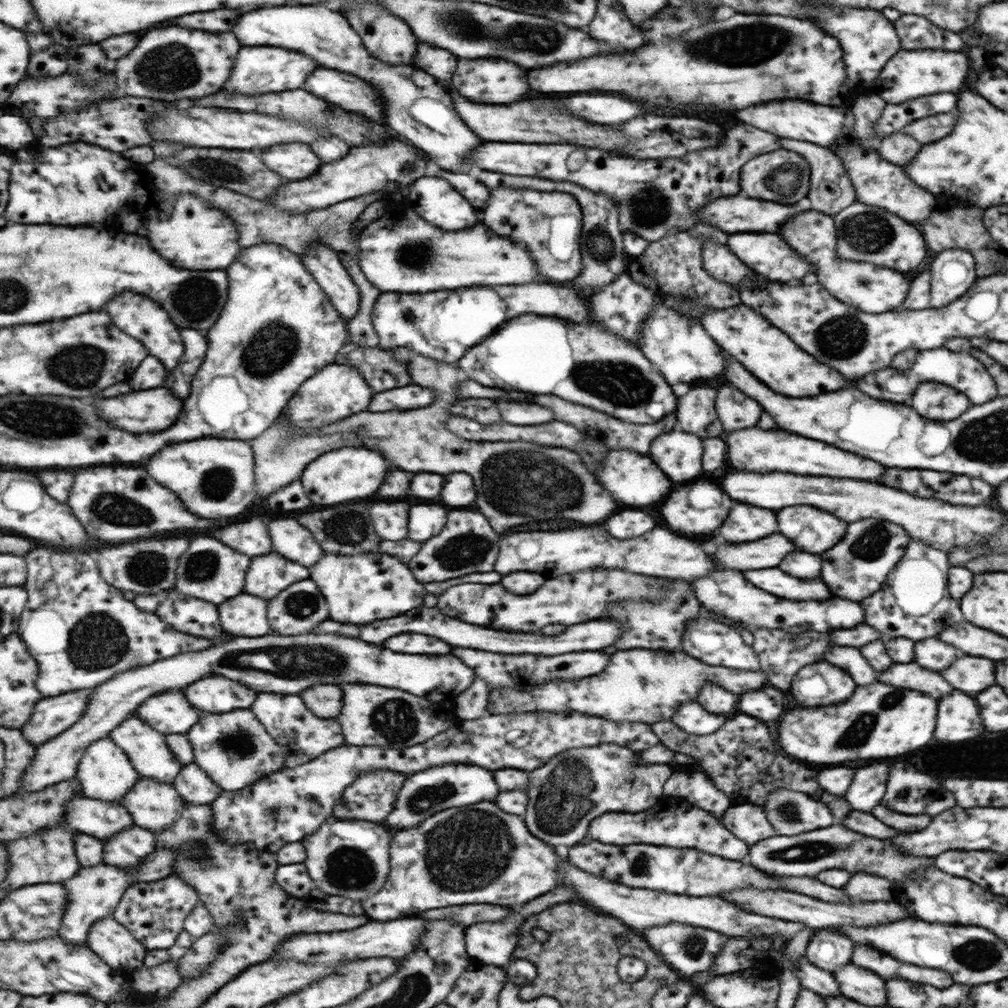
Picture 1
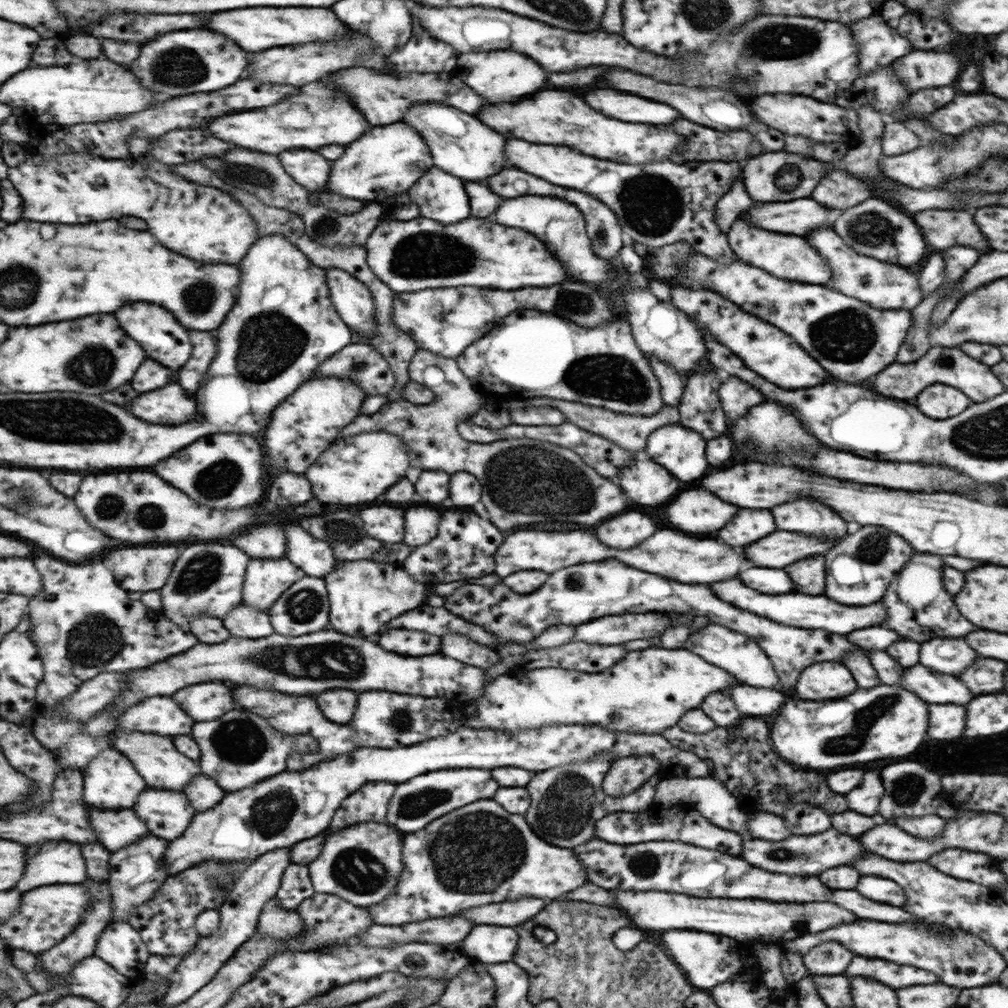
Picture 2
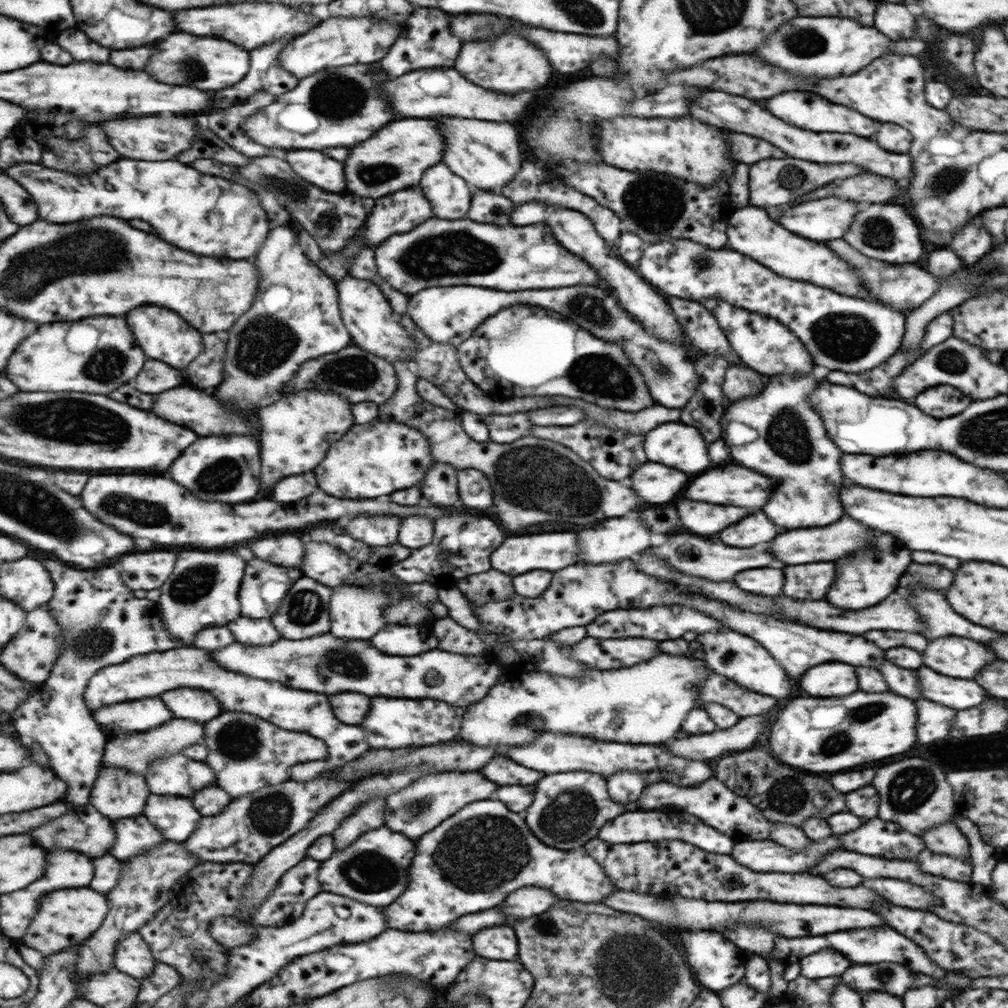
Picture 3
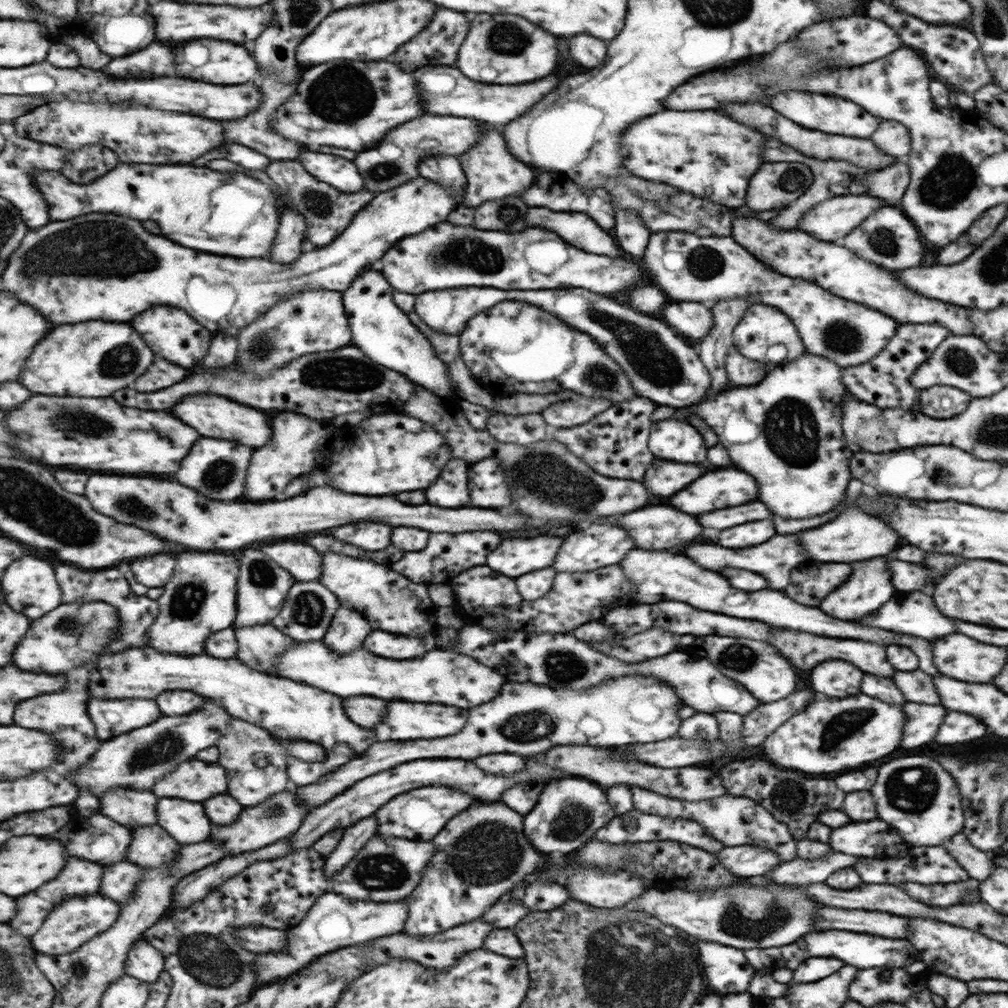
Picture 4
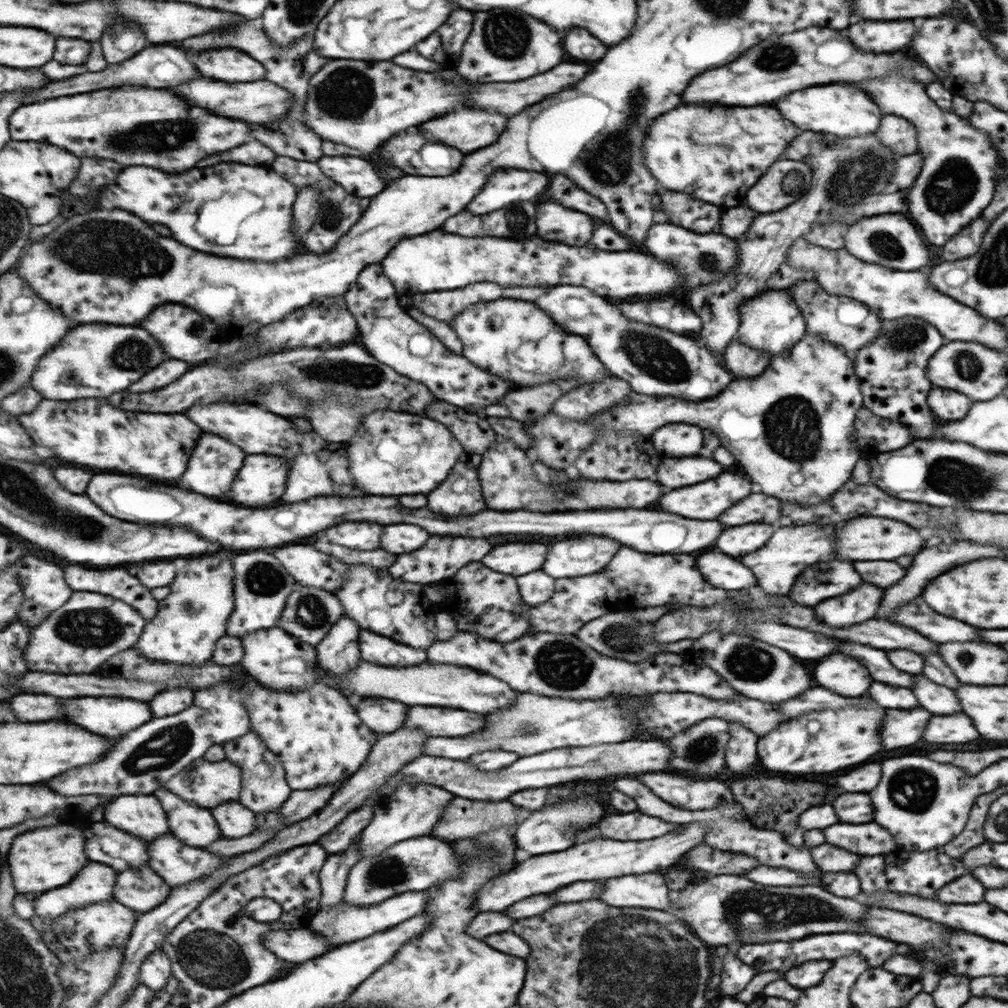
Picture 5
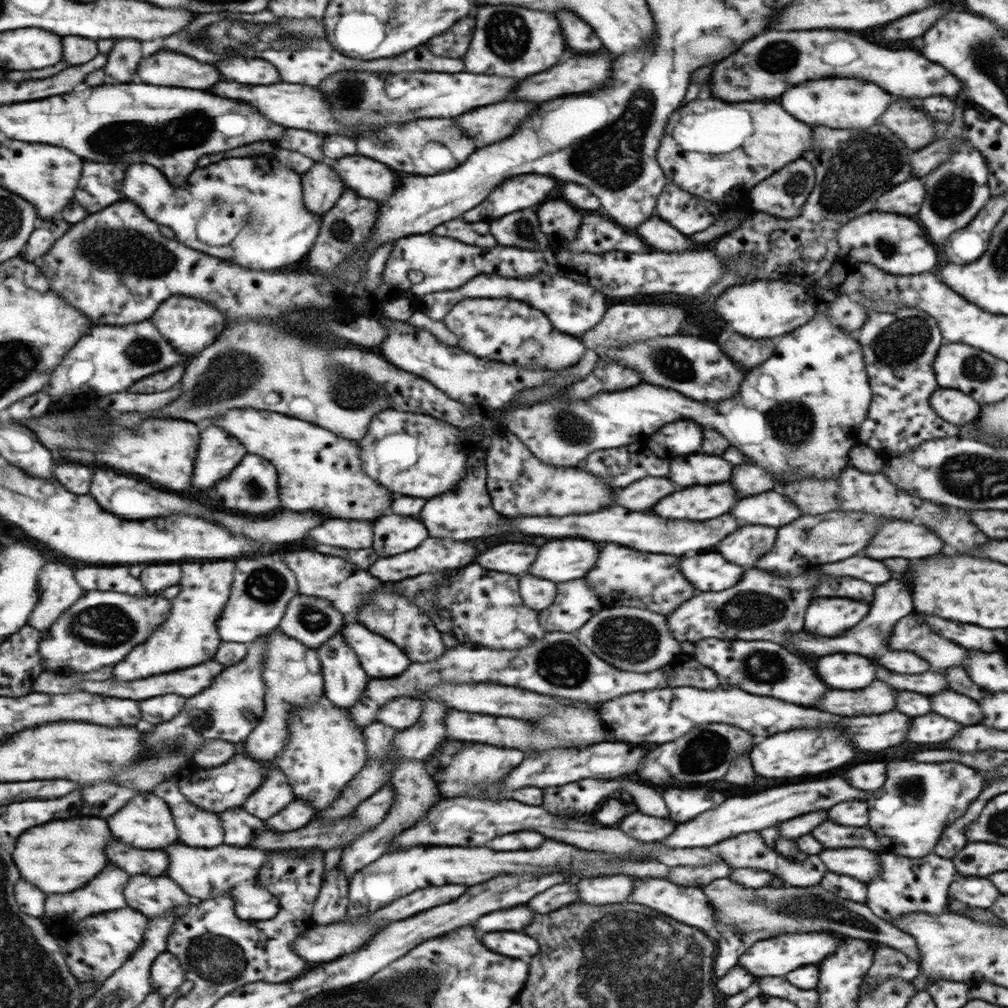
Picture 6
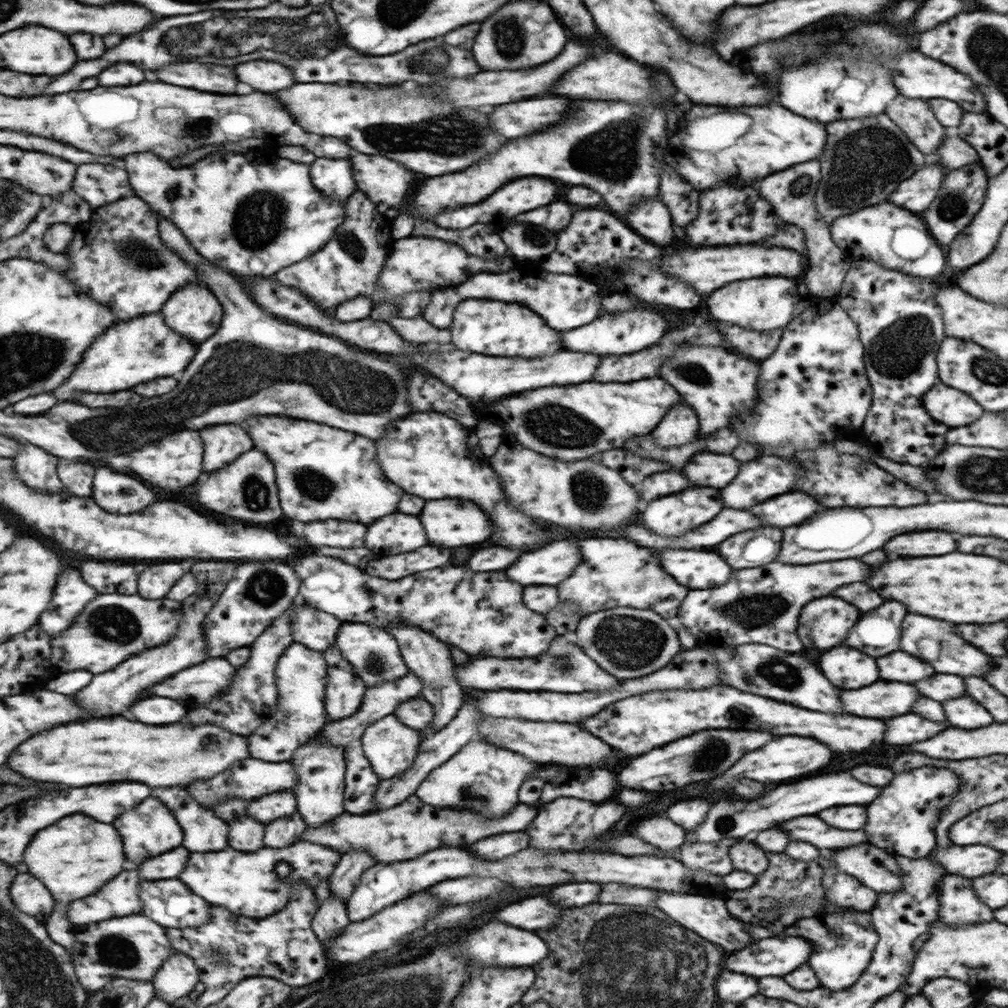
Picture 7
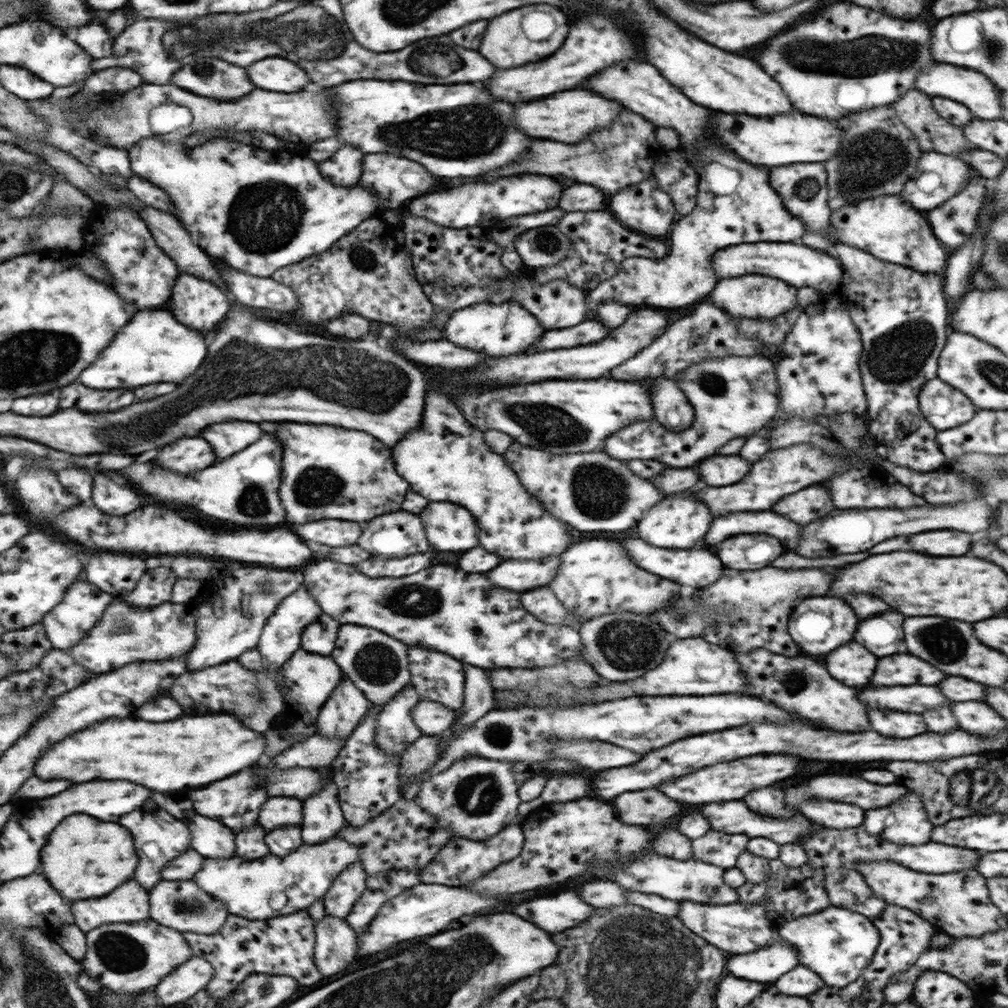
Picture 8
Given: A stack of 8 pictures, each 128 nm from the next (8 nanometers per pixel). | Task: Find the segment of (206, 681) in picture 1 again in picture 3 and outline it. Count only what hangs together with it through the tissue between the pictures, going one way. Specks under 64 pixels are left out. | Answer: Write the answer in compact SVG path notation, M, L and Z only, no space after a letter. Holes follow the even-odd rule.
M183 688L183 690L173 690L161 696L163 702L169 704L173 714L177 718L191 718L199 722L207 723L223 714L221 704L217 696L209 690L193 690L193 688Z

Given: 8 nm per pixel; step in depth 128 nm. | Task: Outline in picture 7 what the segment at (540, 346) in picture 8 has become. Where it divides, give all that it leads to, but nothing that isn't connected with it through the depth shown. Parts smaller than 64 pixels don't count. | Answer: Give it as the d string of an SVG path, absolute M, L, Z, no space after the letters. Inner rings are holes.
M631 310L623 314L603 314L601 318L594 318L589 324L581 325L569 332L559 332L559 340L563 342L563 348L567 350L587 350L595 354L624 355L639 351L651 346L663 336L669 326L665 326L661 316L645 310Z

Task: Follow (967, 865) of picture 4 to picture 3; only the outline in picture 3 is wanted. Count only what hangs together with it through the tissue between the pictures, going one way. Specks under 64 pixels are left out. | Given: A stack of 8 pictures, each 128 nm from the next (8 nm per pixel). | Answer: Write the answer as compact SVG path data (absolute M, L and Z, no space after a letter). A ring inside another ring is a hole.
M945 822L941 826L931 828L929 832L931 834L927 834L923 842L925 848L929 848L930 852L970 860L967 837L953 823Z

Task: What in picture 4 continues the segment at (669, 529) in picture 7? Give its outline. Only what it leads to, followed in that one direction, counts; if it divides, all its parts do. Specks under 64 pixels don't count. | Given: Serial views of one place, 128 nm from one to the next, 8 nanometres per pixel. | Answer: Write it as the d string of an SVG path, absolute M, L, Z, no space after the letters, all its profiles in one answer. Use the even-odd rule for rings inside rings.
M715 470L703 474L699 482L691 482L691 486L675 494L675 498L669 498L669 506L697 516L727 506L739 506L753 498L757 498L757 486L749 474L741 470Z

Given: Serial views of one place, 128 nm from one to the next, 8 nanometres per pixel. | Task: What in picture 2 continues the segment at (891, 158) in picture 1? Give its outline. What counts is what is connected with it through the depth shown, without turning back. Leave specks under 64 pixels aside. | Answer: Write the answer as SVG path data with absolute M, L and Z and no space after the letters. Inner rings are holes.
M884 122L883 134L881 137L881 154L895 156L903 154L917 148L919 138L909 131L901 122Z

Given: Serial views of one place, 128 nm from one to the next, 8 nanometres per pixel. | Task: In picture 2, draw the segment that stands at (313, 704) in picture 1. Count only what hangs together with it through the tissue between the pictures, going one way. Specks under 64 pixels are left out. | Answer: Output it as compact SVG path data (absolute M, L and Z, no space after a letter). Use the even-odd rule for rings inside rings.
M325 690L315 695L319 701L319 707L322 708L327 718L333 722L343 722L348 724L351 716L355 713L355 704L357 704L357 694L350 690Z

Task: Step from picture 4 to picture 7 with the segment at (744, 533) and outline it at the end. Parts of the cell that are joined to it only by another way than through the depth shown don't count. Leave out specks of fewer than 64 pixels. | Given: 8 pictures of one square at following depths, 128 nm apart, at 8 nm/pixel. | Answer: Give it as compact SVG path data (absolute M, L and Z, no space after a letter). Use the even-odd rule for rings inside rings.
M763 528L747 530L747 534L735 534L717 546L717 554L727 558L731 568L757 568L775 560L781 547L781 530Z

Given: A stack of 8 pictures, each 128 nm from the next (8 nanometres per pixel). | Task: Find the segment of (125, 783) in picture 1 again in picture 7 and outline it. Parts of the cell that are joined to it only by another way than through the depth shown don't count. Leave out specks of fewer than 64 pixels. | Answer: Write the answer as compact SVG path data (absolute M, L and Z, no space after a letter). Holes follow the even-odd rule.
M153 796L147 798L145 802L141 802L139 806L135 806L133 810L121 814L115 820L115 826L119 826L119 830L123 830L123 838L127 840L125 844L127 856L131 858L130 864L143 864L147 858L151 859L153 856L184 847L185 832L183 832L183 827L175 820L171 810L163 802L159 802L159 798L153 798Z

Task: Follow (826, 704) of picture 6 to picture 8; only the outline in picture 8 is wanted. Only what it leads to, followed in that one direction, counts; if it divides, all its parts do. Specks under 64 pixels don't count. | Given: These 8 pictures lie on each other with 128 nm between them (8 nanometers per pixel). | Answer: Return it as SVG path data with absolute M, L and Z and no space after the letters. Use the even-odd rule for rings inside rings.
M935 686L869 688L863 692L863 702L867 702L867 706L913 712L913 714L921 714L923 710L935 706L951 706L951 702L943 698L943 694Z

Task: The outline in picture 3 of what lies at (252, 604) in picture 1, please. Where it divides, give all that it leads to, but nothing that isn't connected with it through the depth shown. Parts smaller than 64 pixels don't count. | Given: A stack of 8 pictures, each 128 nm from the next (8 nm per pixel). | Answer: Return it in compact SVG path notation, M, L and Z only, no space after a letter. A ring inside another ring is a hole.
M247 618L229 622L227 626L233 631L237 641L251 646L269 646L279 642L284 636L277 630L272 618Z

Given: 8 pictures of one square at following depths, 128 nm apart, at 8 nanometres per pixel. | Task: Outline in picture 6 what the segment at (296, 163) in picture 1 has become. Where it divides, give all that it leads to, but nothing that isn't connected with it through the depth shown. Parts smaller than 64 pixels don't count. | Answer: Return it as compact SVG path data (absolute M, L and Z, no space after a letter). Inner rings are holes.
M366 155L351 156L332 160L331 165L339 171L341 179L347 182L347 189L355 191L363 198L379 202L385 202L395 186L397 186L397 176L391 168L387 168L386 163L377 162Z

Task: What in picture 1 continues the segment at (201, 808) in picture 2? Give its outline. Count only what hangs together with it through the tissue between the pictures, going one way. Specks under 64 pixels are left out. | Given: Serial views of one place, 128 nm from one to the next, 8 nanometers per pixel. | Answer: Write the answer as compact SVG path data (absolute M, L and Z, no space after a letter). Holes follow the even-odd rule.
M197 763L184 765L182 774L172 785L186 801L195 804L210 805L224 791Z

